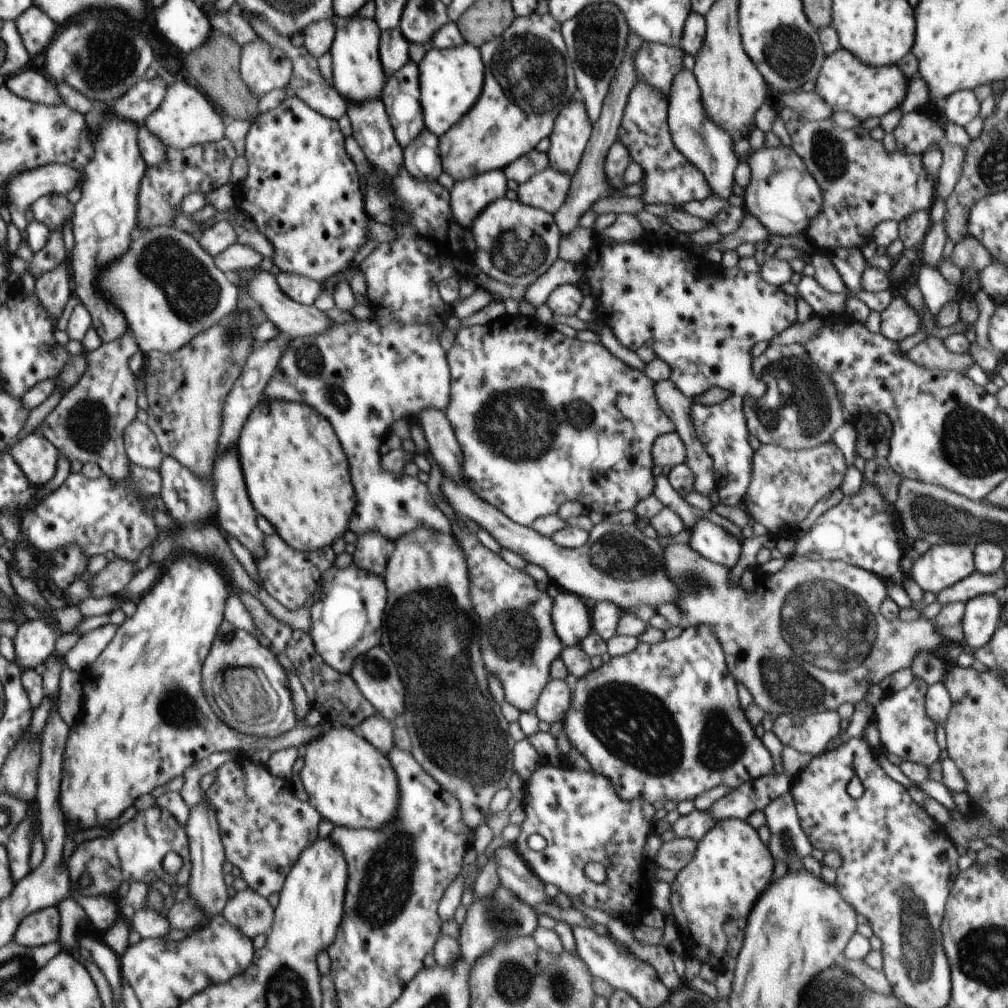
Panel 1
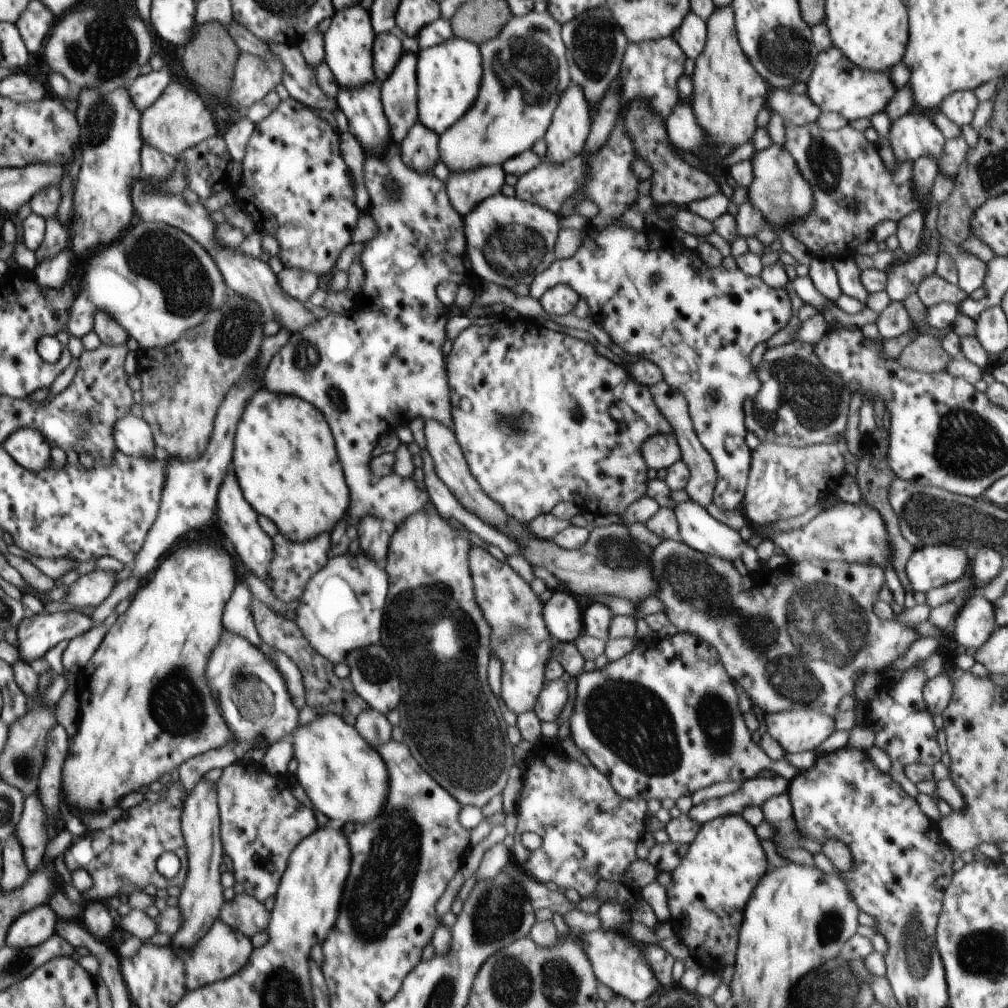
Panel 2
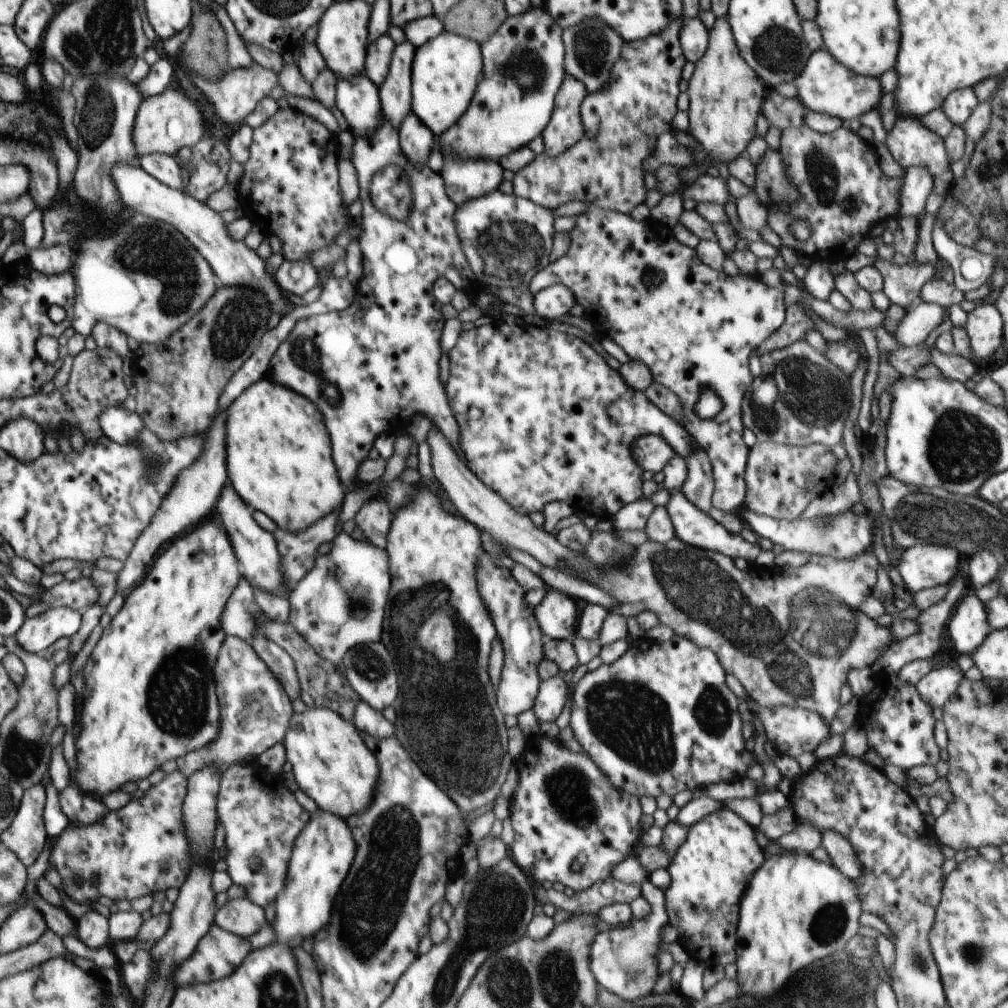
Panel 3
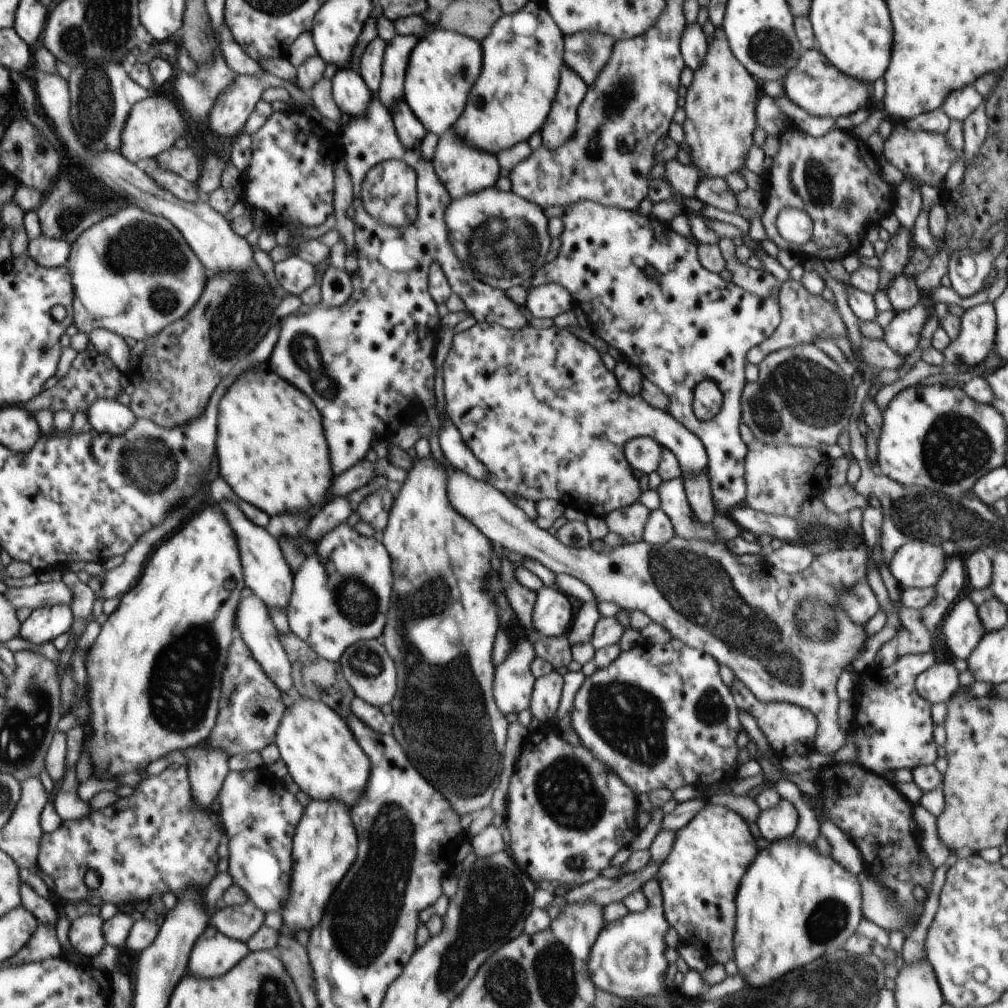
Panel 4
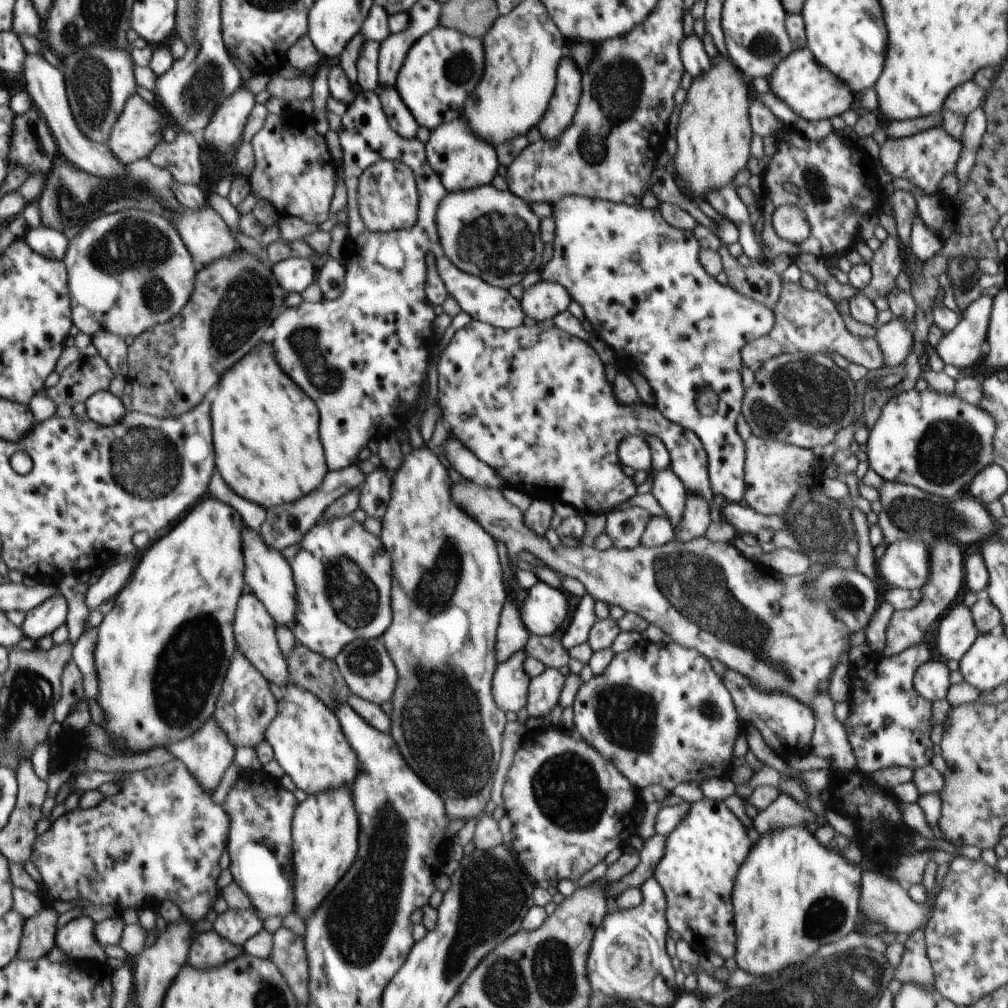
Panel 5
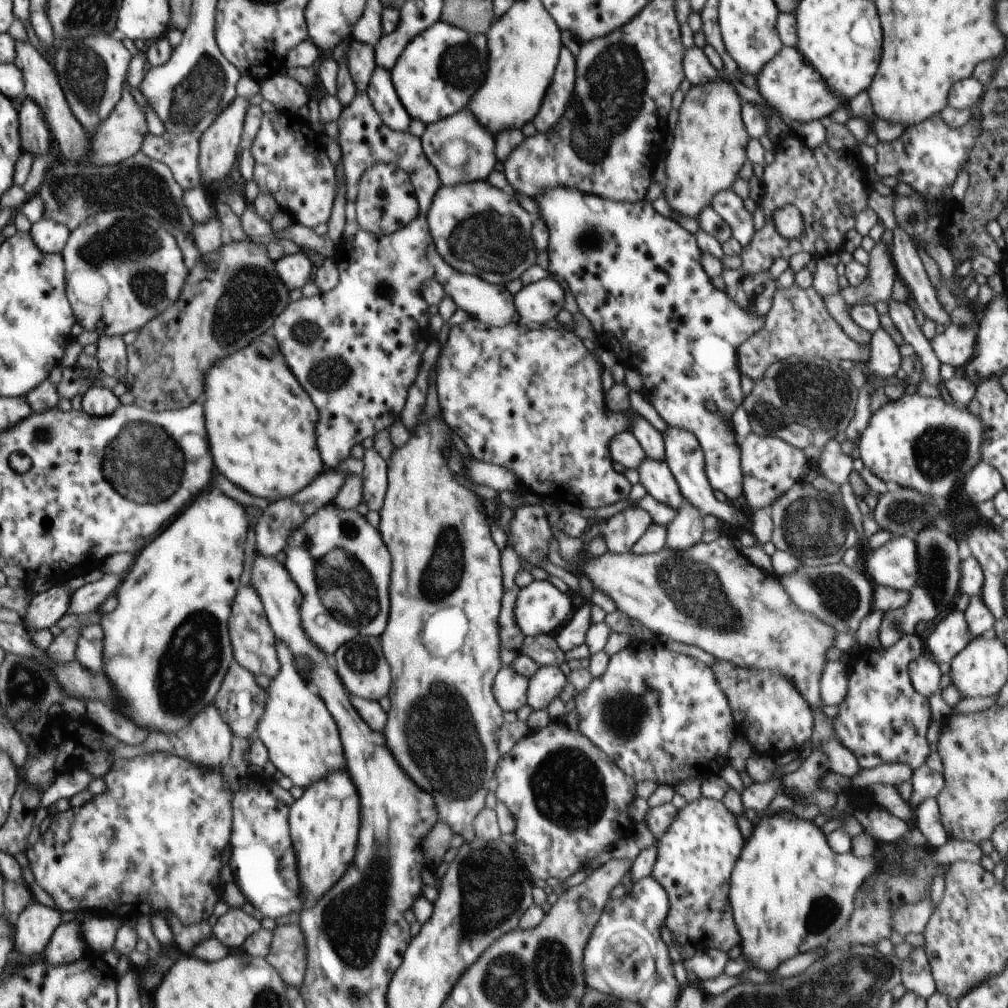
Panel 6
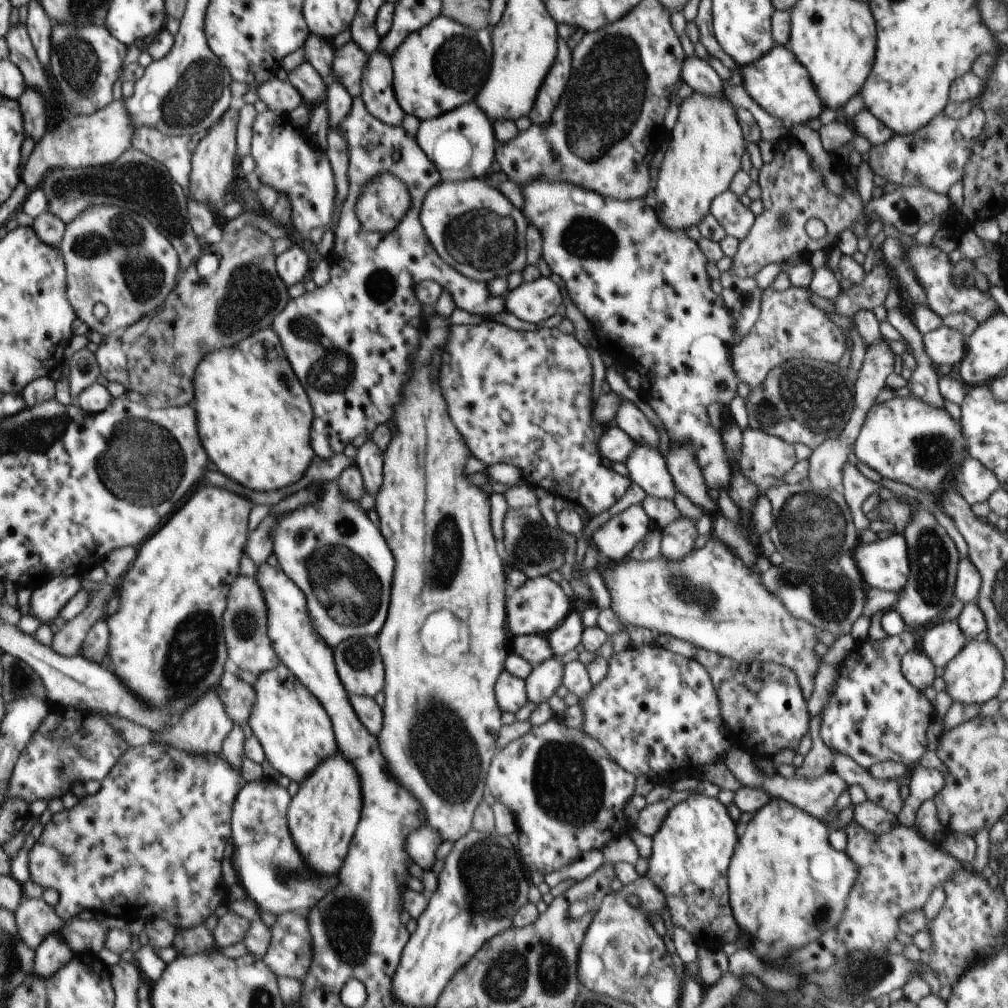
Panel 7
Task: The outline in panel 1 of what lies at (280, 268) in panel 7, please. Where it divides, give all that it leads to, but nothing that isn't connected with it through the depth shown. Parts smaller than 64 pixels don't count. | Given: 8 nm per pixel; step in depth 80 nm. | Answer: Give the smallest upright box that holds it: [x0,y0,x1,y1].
[277,272,323,305]

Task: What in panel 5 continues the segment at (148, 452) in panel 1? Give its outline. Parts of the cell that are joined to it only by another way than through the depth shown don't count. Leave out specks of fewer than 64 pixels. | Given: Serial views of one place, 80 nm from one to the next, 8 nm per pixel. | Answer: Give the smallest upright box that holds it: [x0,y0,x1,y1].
[85,390,128,427]

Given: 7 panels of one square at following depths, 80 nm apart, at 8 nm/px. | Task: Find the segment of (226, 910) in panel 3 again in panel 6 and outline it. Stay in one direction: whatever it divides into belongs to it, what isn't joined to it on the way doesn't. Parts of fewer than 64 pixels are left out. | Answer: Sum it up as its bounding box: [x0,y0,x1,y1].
[213,908,260,949]

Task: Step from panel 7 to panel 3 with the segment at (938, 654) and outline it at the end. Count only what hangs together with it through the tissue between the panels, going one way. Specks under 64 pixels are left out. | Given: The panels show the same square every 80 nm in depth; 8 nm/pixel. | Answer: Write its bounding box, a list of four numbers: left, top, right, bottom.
[948,593,991,655]

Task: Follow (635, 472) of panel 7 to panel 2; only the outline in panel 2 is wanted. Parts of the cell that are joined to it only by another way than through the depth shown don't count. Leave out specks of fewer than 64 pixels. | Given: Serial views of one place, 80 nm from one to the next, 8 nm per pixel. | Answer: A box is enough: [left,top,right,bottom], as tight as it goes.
[673,501,762,573]

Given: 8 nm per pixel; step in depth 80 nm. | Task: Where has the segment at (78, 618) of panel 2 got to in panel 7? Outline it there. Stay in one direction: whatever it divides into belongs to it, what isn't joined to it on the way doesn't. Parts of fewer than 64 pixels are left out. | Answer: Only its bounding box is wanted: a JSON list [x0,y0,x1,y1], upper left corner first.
[29,577,82,625]

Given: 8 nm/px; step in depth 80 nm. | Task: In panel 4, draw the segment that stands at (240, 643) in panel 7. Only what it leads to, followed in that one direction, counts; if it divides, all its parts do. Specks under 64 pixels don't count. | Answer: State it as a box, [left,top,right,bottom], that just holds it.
[235,594,294,692]

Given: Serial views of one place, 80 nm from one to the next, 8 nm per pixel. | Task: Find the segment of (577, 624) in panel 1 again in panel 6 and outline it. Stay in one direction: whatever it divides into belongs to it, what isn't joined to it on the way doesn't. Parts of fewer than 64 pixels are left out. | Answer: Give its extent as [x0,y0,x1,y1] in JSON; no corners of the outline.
[514,580,572,635]

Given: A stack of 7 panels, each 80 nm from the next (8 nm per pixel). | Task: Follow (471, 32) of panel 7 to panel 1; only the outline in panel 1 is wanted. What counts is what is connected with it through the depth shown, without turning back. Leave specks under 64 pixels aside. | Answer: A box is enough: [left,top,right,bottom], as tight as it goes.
[418,43,485,137]

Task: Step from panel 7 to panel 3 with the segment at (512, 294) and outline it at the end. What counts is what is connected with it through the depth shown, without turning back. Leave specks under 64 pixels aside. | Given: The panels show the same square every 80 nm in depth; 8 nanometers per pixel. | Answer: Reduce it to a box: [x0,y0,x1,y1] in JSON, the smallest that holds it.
[533,283,576,322]

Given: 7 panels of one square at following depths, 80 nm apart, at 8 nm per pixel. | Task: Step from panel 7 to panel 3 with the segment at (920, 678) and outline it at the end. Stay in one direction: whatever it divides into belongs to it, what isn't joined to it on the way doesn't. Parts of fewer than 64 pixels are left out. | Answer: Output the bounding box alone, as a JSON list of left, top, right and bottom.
[918,666,963,709]

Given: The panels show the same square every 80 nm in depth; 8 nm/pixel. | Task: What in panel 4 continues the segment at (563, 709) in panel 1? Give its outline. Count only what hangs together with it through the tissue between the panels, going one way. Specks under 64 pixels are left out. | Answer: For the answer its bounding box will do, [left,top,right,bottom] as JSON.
[529,670,563,721]

